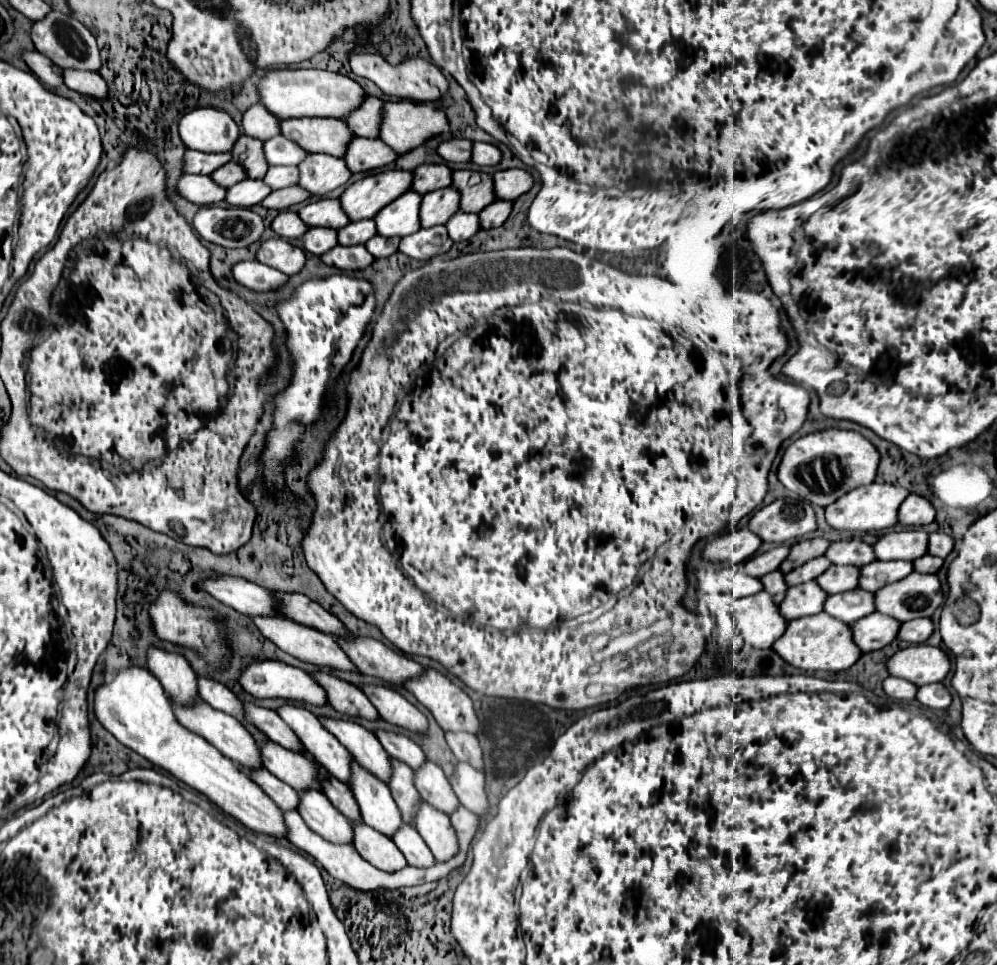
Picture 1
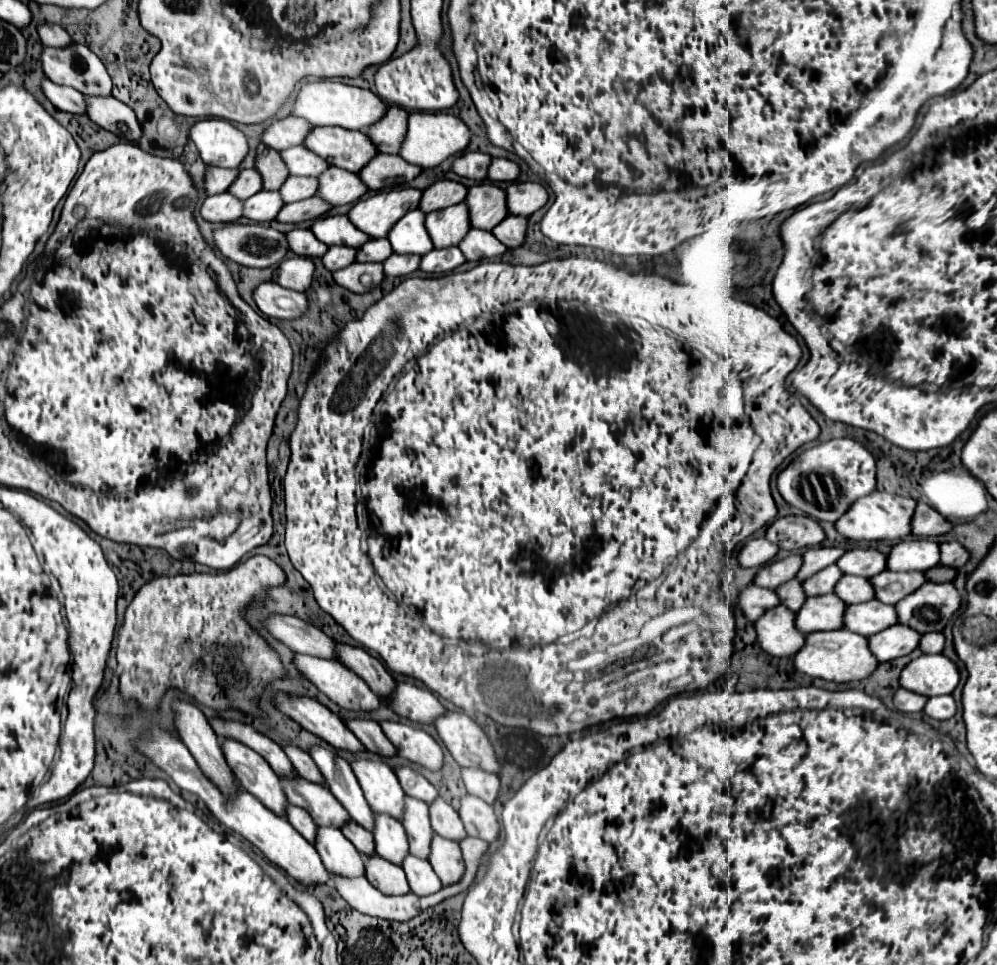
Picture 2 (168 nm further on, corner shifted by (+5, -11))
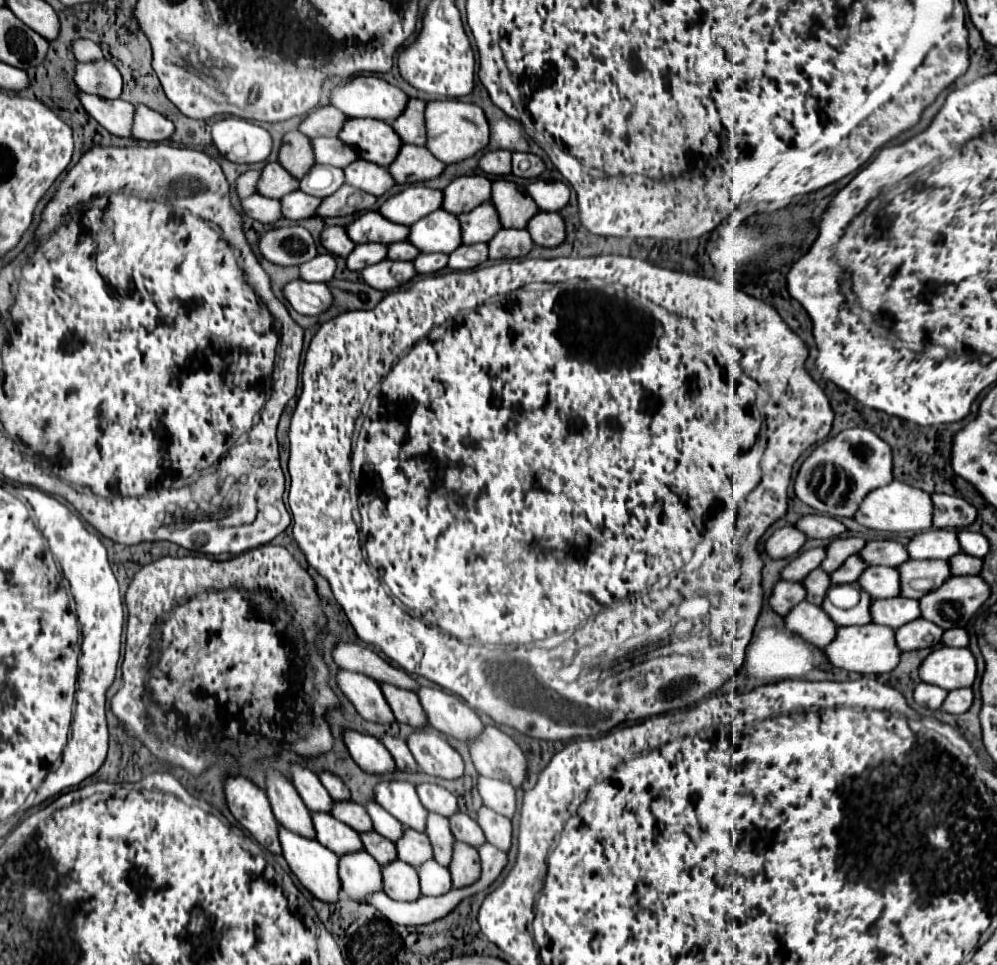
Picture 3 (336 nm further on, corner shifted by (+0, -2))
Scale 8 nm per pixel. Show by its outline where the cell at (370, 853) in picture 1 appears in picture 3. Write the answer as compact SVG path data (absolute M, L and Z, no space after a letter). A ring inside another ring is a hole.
M401 860L383 866L383 890L399 902L411 902L421 896L417 870Z

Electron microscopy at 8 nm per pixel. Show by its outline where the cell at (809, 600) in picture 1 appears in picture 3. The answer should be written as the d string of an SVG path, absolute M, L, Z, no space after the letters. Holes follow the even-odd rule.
M863 590L859 604L851 610L837 608L827 598L823 602L823 608L833 618L833 622L837 622L839 626L863 626L863 624L869 624L873 620L871 618L871 602L873 602L873 598Z

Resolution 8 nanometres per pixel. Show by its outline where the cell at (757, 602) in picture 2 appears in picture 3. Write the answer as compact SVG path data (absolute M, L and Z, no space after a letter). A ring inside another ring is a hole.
M781 580L781 582L773 588L773 594L771 594L771 598L769 598L769 604L771 604L771 608L773 608L777 614L785 616L785 614L791 612L793 606L797 606L799 602L803 602L805 596L807 596L807 590L805 590L803 584Z

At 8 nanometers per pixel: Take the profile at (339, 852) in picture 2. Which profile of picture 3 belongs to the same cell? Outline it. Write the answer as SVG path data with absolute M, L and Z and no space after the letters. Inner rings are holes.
M365 850L341 856L339 876L345 896L355 902L367 902L367 898L375 894L375 890L383 890L381 866Z

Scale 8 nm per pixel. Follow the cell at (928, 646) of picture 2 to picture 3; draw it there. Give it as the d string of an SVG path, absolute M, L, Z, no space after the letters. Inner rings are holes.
M951 628L943 632L943 644L955 646L955 648L967 648L969 646L969 634L963 628Z

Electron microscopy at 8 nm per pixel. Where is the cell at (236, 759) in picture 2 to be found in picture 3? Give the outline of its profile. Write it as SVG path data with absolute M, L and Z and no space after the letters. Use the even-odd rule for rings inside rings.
M275 770L267 772L267 798L281 826L287 826L295 834L303 834L303 838L315 838L309 808L303 804L295 786Z

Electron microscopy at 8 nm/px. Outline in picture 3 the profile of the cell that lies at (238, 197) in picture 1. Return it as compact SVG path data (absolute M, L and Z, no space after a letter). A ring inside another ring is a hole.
M295 190L295 192L287 194L285 198L281 198L281 202L283 202L285 218L289 218L289 220L307 220L307 218L317 216L315 210L319 208L321 198L315 198L315 196L303 194L301 190Z

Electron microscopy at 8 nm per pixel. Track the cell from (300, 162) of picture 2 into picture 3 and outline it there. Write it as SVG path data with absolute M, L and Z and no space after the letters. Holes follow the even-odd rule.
M313 138L313 150L319 164L337 168L349 166L351 162L359 160L359 154L355 154L355 150L351 150L351 146L345 146L339 138Z

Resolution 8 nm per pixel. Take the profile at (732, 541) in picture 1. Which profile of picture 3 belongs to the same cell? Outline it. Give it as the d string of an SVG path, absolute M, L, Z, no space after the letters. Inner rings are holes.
M785 526L785 528L775 530L773 536L765 542L765 552L775 560L789 558L801 550L805 540L807 540L807 536L799 528Z

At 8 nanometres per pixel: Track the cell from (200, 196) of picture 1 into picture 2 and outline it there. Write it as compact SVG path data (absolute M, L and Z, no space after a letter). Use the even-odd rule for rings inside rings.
M230 193L208 195L198 207L198 213L210 223L232 223L242 217L242 201Z

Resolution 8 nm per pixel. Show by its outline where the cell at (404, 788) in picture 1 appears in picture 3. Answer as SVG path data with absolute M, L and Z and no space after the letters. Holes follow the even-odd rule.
M429 814L425 834L429 836L429 840L433 844L435 860L441 866L449 866L449 862L451 862L451 846L455 844L455 838L453 838L451 828L449 828L449 820L441 818L439 814Z

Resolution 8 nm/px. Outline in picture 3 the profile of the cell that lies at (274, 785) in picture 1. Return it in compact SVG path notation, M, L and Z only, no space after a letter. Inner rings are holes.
M315 812L313 826L317 832L317 842L321 842L325 848L335 852L337 856L353 854L355 850L363 850L363 842L359 842L359 832L335 820L331 814Z

